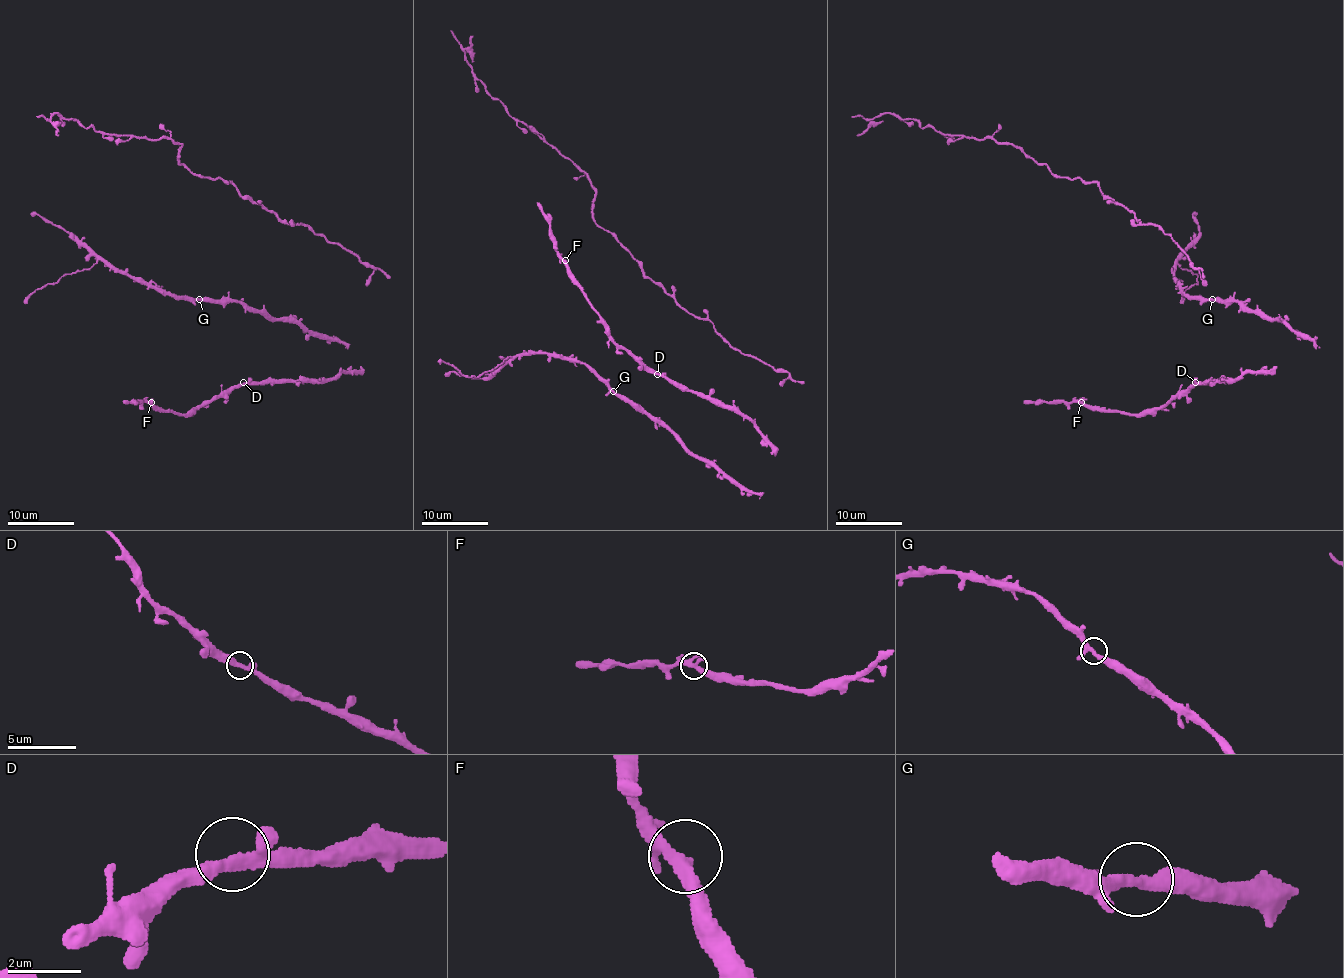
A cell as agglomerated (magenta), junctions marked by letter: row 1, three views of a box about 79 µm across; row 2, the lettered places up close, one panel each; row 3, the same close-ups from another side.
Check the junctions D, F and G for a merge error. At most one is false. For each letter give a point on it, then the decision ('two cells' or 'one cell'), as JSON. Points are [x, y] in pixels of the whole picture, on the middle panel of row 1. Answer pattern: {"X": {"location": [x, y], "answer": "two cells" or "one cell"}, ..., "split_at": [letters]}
{"D": {"location": [657, 374], "answer": "one cell"}, "F": {"location": [565, 260], "answer": "one cell"}, "G": {"location": [613, 391], "answer": "one cell"}, "split_at": []}

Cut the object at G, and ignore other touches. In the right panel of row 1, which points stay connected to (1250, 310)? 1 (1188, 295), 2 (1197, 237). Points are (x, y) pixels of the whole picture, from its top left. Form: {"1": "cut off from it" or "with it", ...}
{"1": "cut off from it", "2": "cut off from it"}

